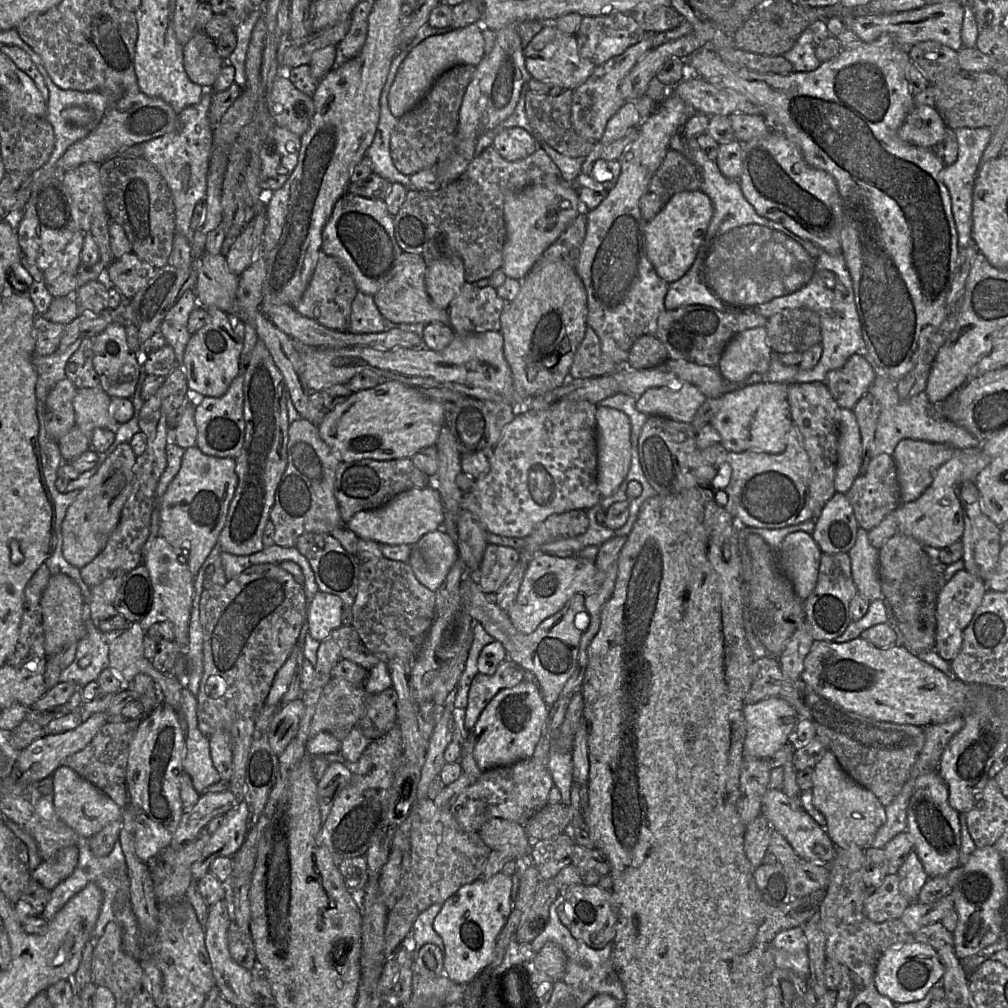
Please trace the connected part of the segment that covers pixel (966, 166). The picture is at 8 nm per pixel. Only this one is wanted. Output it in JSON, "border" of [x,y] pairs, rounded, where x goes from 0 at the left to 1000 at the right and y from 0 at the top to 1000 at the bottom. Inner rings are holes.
{"border":[[[950,126],[945,129],[950,142],[949,158],[945,163],[938,165],[936,168],[935,181],[942,193],[945,217],[950,232],[950,244],[951,247],[955,247],[966,242],[963,234],[965,185],[967,176],[972,167],[974,153],[982,141],[985,128],[981,126]]]}

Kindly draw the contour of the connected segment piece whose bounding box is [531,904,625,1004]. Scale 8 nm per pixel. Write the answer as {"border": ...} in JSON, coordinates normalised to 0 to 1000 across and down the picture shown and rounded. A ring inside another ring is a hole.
{"border":[[[549,897],[546,900],[546,909],[540,923],[527,935],[531,945],[535,944],[544,934],[553,936],[563,948],[563,956],[559,967],[559,973],[571,980],[586,981],[591,987],[604,986],[611,990],[616,996],[619,995],[620,985],[614,967],[608,956],[607,937],[598,940],[587,940],[578,934],[568,930],[564,921],[555,912]]]}

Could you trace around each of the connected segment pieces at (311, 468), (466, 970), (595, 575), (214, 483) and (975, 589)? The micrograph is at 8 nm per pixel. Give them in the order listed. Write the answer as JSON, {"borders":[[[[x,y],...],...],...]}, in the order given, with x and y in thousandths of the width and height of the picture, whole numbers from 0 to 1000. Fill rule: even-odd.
{"borders":[[[[303,416],[290,419],[286,425],[285,462],[273,488],[272,501],[267,516],[273,523],[272,538],[279,543],[293,543],[295,535],[302,529],[327,530],[339,518],[334,496],[331,491],[333,466],[338,456],[319,437],[315,423]]],[[[496,864],[484,872],[474,871],[458,879],[438,897],[430,914],[430,922],[439,934],[439,962],[446,972],[462,977],[476,968],[487,956],[493,930],[509,901],[507,883],[507,869]]],[[[533,549],[524,559],[513,594],[503,610],[508,620],[519,629],[528,628],[535,619],[554,607],[570,589],[588,589],[596,580],[596,569],[590,557],[574,553],[555,553]]],[[[191,442],[184,445],[177,470],[159,494],[157,532],[185,552],[188,565],[193,572],[216,539],[235,480],[232,454],[205,451]]],[[[951,565],[933,584],[929,601],[930,625],[927,644],[938,656],[943,657],[952,647],[955,627],[972,601],[979,580],[975,574],[959,565]]]]}

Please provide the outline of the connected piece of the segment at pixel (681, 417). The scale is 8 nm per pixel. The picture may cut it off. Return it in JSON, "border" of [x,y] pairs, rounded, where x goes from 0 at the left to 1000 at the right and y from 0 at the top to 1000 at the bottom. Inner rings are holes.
{"border":[[[676,380],[643,386],[632,394],[631,405],[643,413],[653,412],[673,419],[686,420],[699,397],[699,392],[691,384],[684,380]]]}

